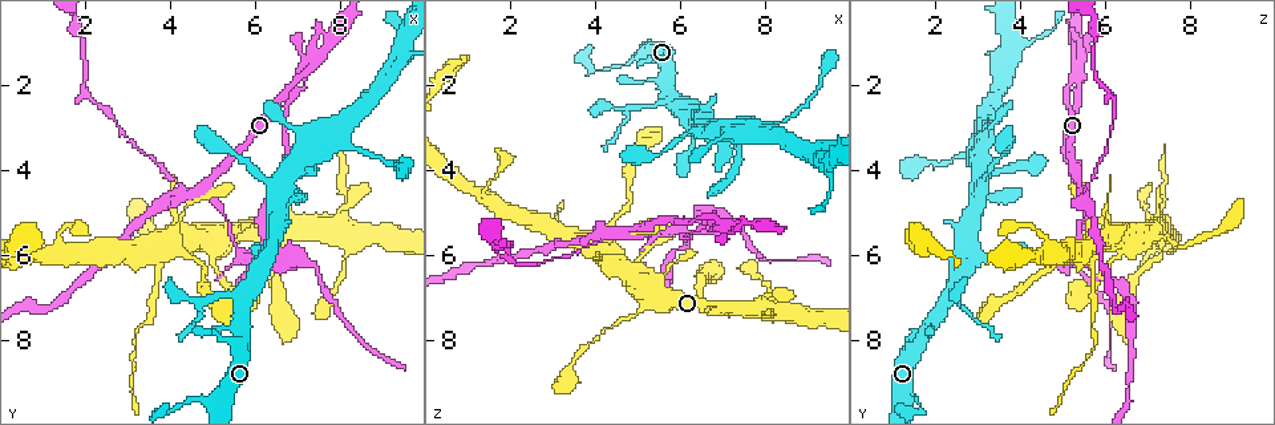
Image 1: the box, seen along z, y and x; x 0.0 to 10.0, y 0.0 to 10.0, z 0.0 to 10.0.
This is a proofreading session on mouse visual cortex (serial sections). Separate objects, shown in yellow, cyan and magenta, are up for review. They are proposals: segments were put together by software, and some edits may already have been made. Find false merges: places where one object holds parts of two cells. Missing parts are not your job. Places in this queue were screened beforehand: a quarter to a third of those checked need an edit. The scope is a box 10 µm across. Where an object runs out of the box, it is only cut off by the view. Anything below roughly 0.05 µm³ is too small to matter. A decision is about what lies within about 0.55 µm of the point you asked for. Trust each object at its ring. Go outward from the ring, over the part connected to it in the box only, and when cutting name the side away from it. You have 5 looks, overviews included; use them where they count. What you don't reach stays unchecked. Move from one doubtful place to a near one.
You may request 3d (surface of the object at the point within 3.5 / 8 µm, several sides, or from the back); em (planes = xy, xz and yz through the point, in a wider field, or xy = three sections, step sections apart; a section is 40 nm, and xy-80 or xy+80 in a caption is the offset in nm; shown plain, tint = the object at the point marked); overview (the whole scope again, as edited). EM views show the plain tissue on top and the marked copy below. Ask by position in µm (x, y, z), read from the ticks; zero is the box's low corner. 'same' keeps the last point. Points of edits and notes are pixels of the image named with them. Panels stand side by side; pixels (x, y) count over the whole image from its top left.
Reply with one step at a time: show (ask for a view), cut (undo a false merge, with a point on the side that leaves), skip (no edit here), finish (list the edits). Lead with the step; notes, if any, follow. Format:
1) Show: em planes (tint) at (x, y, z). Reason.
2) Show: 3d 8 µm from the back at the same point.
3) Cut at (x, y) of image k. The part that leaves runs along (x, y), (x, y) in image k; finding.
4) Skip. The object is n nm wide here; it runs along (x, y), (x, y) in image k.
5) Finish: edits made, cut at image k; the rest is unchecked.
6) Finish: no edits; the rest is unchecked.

Show: 3d 8 µm at (4.50, 9.35, 1.55). Sharp bend.

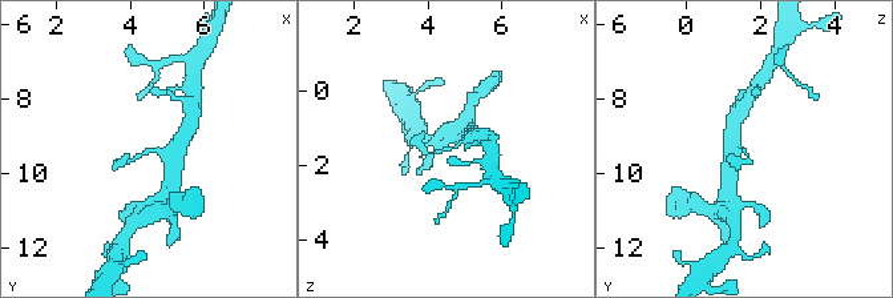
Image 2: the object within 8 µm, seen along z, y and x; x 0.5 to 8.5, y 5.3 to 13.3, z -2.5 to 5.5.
Show: 3d 3.5 µm from the back at the same point. Zoom in.

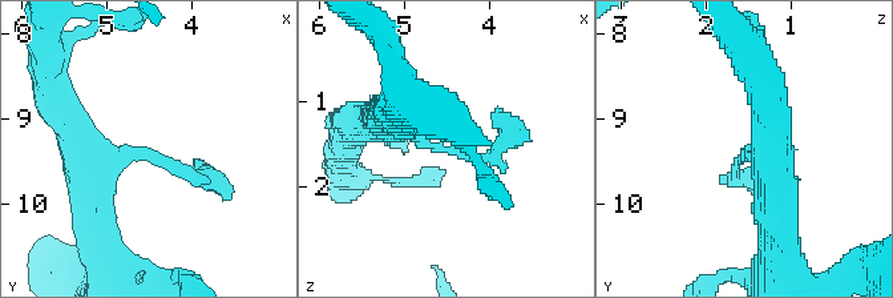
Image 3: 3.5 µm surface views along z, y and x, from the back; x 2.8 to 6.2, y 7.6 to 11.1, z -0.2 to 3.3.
Show: em xy step 2 (tint) at (4.40, 9.40, 1.55). The arms are 200, 400 nm wide; now the EM.

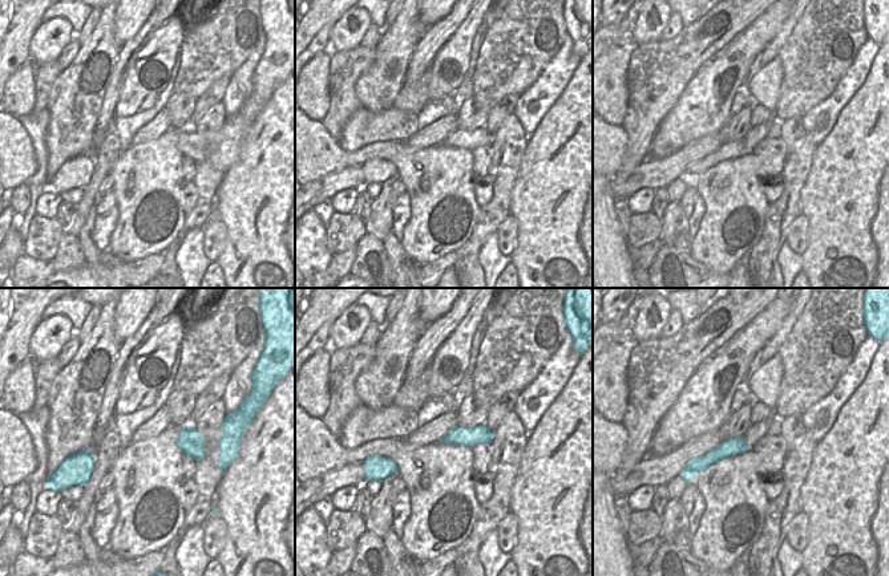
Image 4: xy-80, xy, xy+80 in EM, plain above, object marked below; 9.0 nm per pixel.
Skip. It runs along (743, 447), (727, 447), (692, 465) in image 4; continuous, no second cell.

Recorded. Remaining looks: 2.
Show: 3d 3.5 µm from the back at (4.70, 4.45, 5.45). Sharp bend.

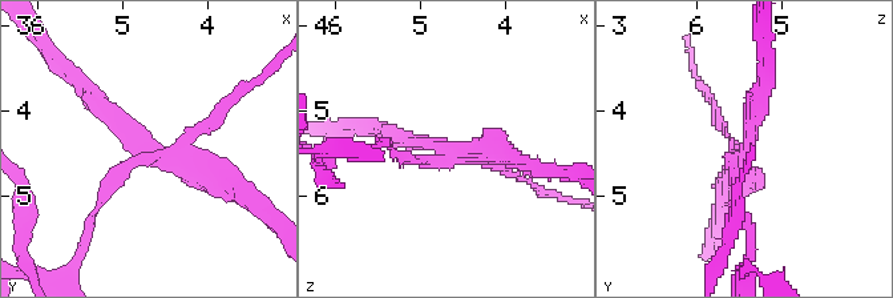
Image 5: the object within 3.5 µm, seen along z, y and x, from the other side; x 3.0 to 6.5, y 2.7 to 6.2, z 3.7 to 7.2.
Show: em xy step 5 (tint) at (4.75, 4.50, 5.50). Now the EM.

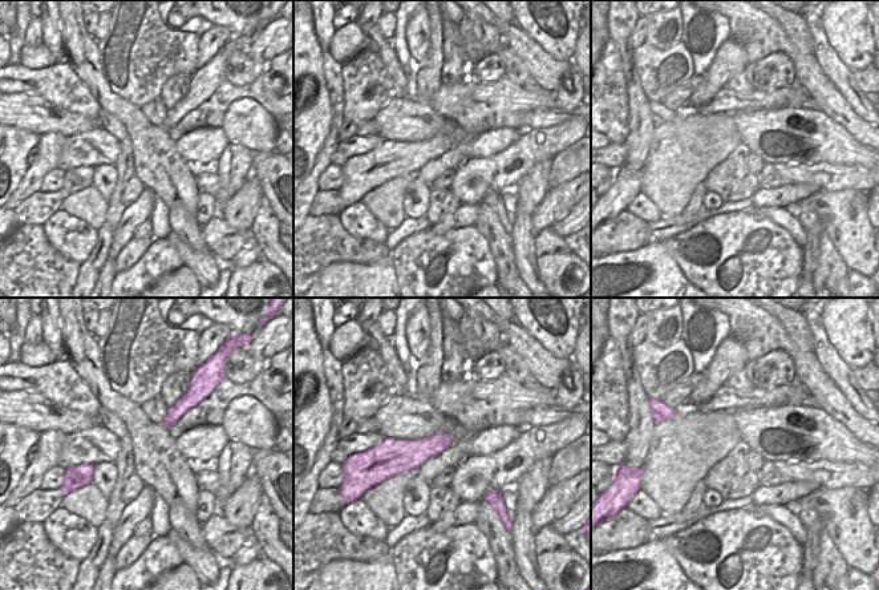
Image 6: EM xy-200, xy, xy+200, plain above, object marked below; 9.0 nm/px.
Cut at (218, 111) of image 5. The arms are 100, 150, 200, 250 nm wide; two cells meet here.

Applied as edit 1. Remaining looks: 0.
Finish: edits made, cut at image 5; the rest is unchecked.

